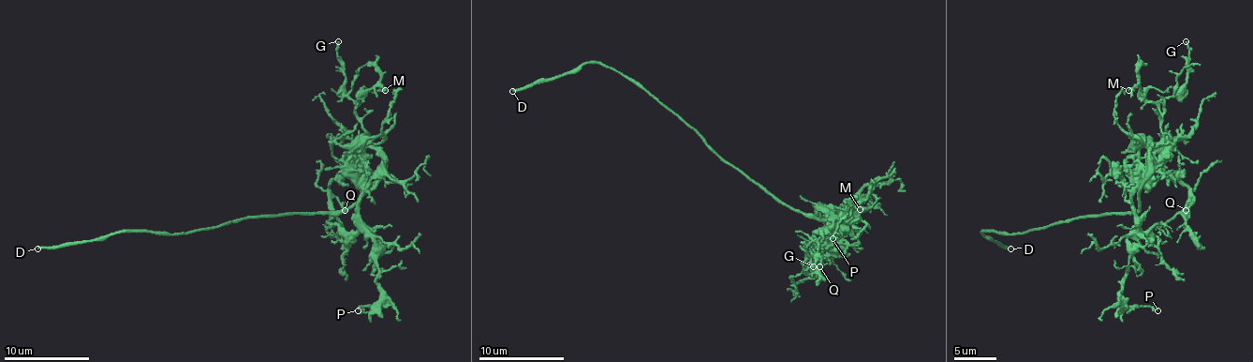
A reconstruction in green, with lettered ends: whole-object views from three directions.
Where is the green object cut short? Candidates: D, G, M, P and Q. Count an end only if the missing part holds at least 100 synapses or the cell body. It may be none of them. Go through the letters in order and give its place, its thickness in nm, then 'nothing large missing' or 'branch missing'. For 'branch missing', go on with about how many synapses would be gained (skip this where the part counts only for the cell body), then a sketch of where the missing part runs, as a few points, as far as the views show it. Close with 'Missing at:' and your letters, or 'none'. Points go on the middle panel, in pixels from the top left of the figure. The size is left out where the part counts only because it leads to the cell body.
D: place (512, 91); calibre 240 nm; branch missing
G: place (813, 266); calibre 200 nm; nothing large missing
M: place (860, 209); calibre 160 nm; nothing large missing
P: place (832, 238); calibre 120 nm; nothing large missing
Q: place (819, 266); calibre 160 nm; nothing large missing
Missing at: D

